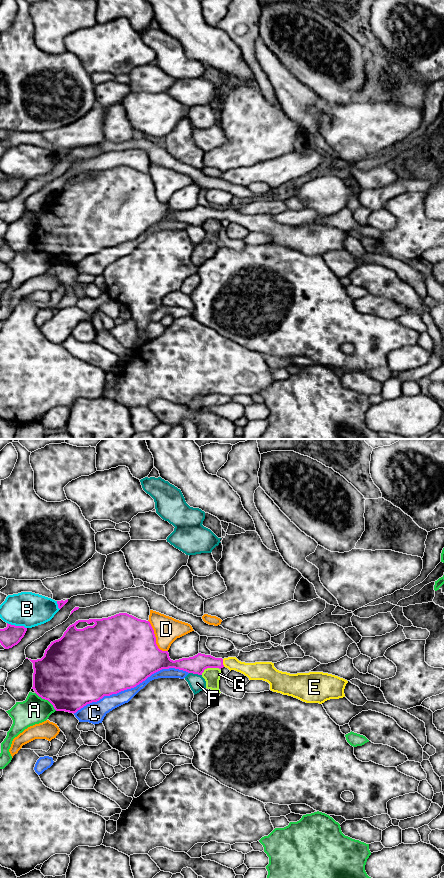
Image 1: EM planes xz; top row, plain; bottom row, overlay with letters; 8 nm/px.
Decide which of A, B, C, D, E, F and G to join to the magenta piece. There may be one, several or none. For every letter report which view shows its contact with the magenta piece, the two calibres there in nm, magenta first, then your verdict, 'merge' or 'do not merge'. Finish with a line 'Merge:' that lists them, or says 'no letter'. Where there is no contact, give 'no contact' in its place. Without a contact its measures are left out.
A: xz | 500/220 nm | do not merge
B: xz | 160/280 nm | do not merge
C: xz | 500/120 nm | do not merge
D: xz | 500/200 nm | do not merge
E: xz | 150/130 nm | merge
F: xz | 150/140 nm | do not merge
G: xz | 150/130 nm | do not merge
Merge: E

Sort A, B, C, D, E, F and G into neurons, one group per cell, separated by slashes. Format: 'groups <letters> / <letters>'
groups A / B / C / D / E / F / G

